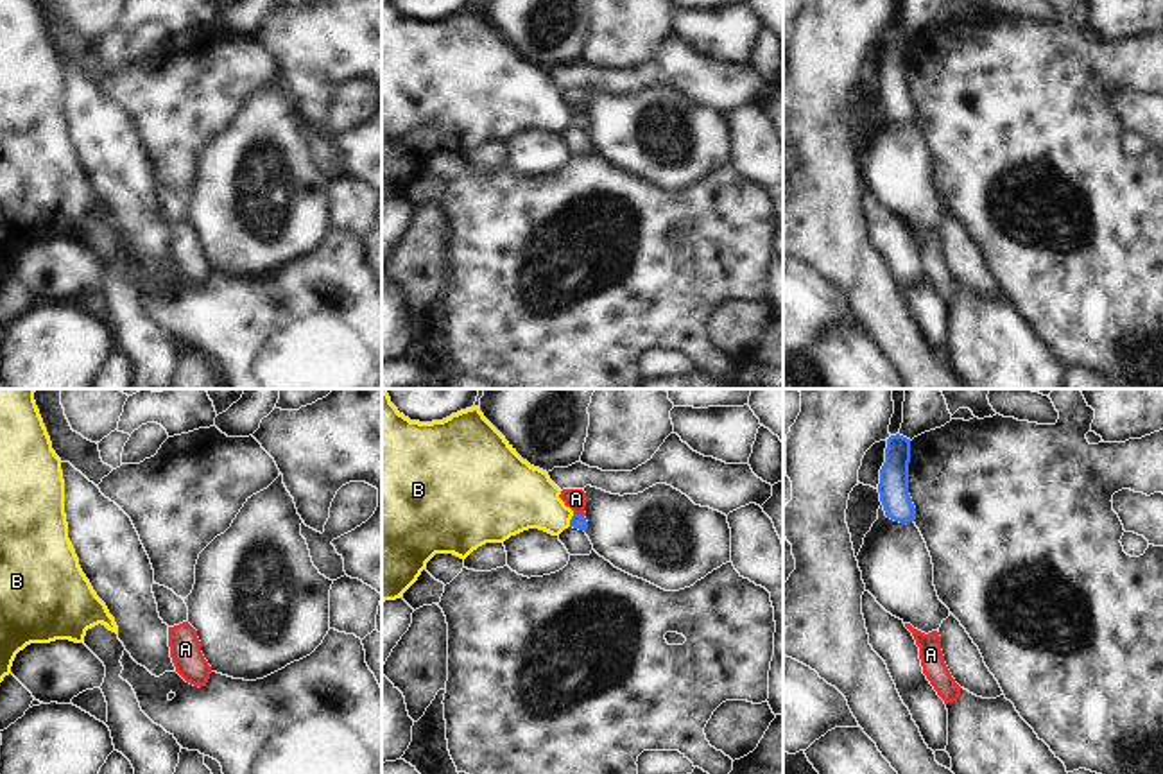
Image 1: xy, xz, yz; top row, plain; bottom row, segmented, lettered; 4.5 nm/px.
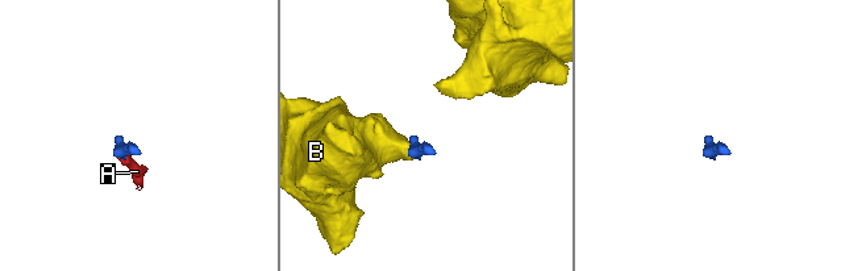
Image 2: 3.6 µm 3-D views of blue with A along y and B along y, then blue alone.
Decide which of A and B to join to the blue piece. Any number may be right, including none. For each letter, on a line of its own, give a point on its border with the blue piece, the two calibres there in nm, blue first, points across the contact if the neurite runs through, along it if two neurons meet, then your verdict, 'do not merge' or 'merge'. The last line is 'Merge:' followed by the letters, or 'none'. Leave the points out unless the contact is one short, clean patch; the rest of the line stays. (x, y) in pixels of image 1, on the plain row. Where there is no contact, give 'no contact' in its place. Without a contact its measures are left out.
A: meets blue in xz at (579, 113); 70 nm thick on the blue side, 100 nm on the other; runs through xz (579, 120), (579, 113), (576, 97); merge
B: meets blue in xz at (570, 119); 70 nm thick on the blue side, 300 nm on the other; border along xz (574, 113), (568, 124); do not merge
Merge: A

